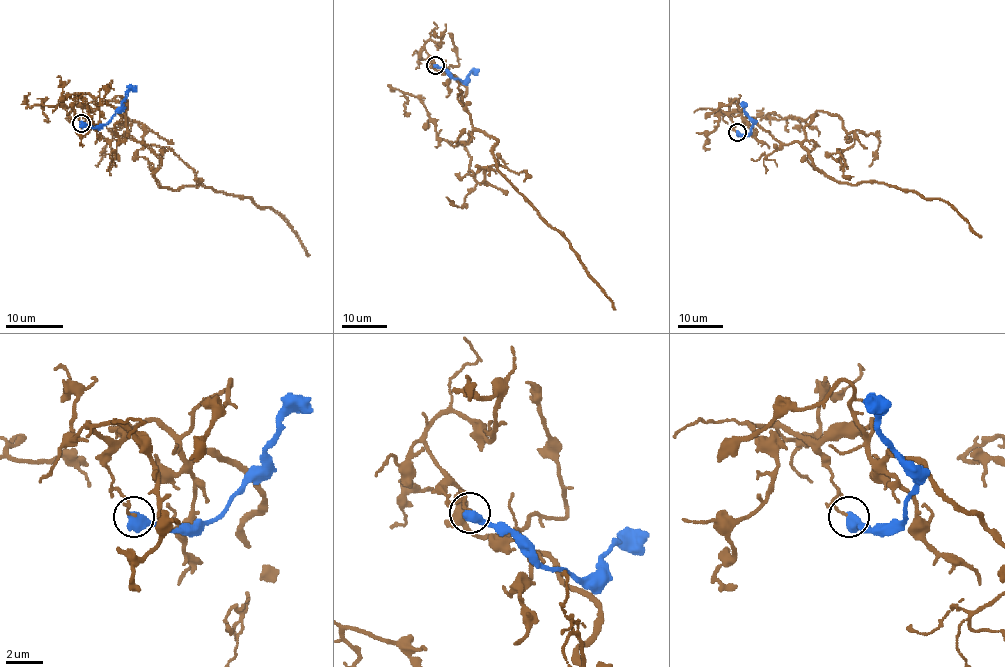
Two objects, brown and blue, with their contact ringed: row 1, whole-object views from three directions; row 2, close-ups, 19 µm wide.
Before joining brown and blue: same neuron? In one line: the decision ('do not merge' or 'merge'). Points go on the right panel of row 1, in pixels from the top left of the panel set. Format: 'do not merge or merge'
do not merge

